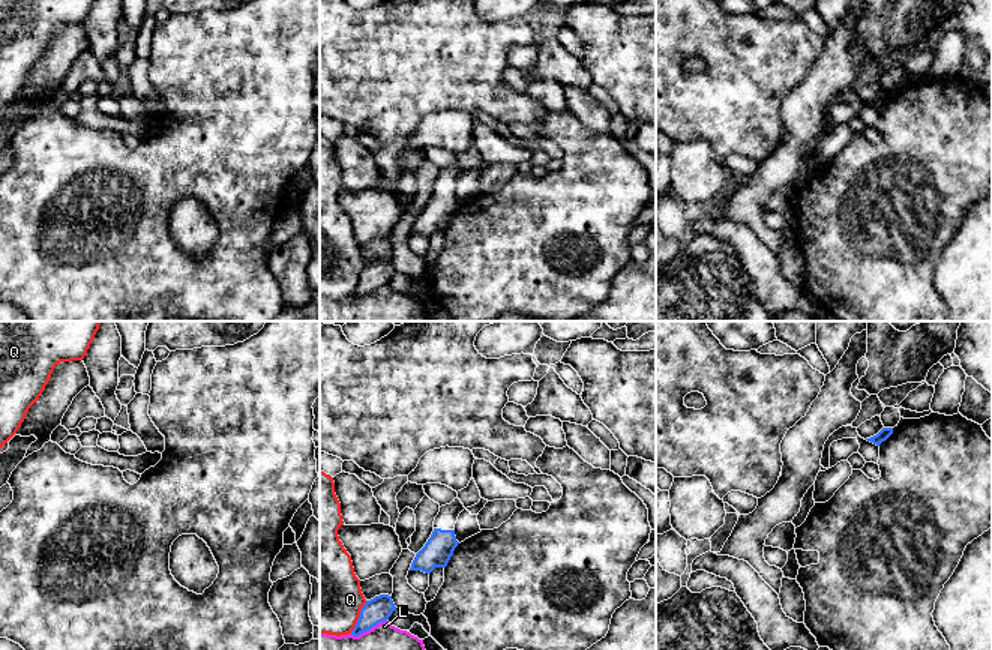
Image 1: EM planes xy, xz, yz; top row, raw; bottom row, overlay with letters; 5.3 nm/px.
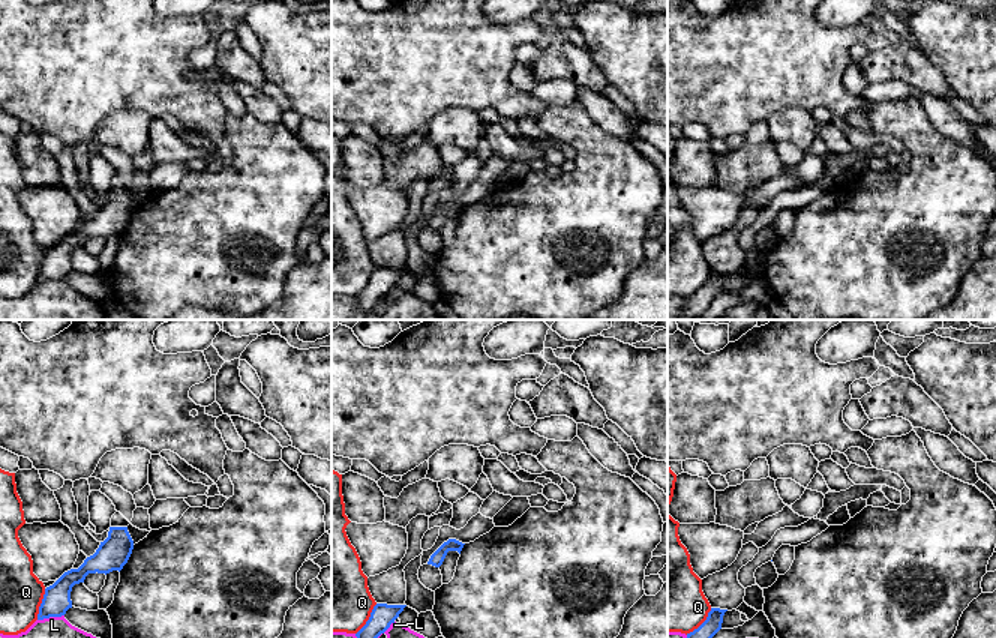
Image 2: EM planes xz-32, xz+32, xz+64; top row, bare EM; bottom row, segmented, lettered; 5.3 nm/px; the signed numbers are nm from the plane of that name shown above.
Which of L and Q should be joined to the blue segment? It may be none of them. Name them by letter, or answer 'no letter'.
no letter

